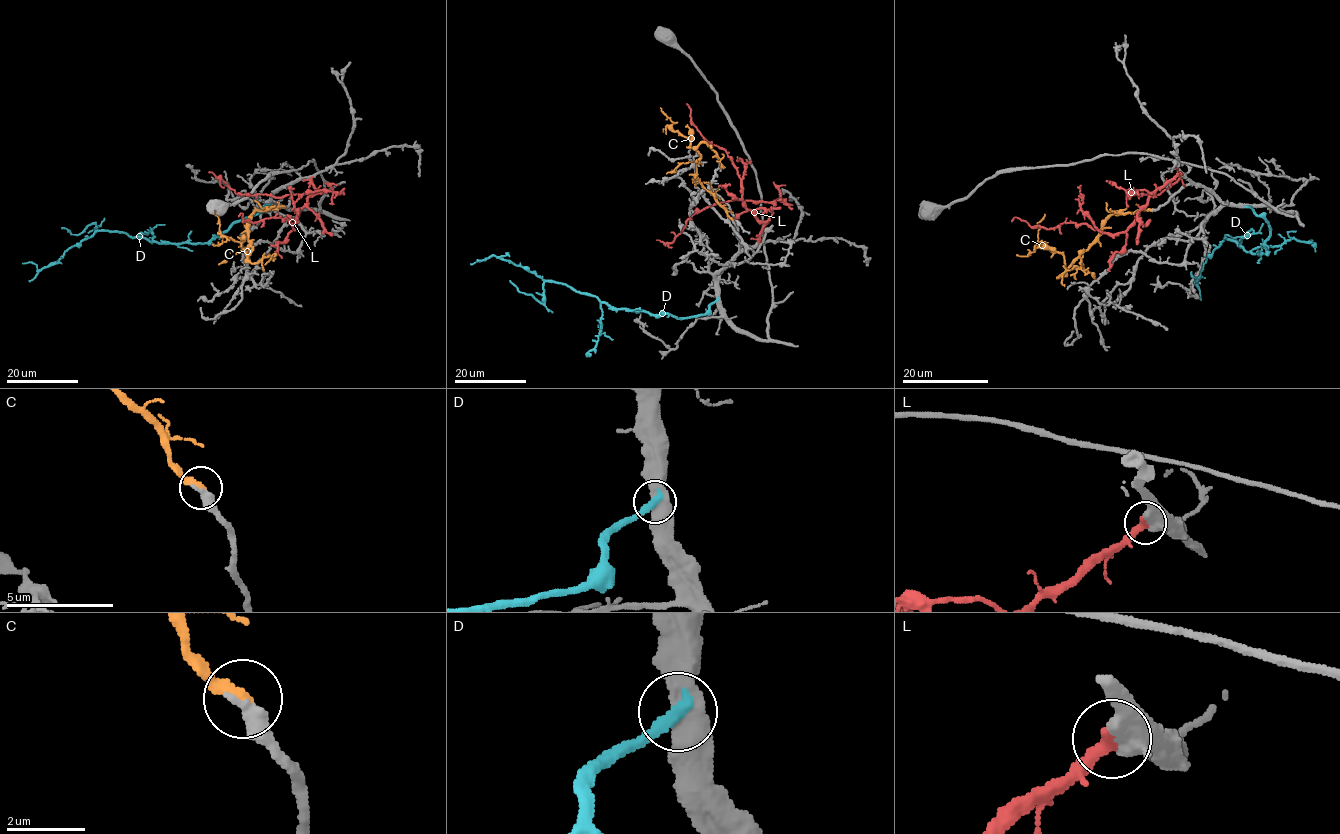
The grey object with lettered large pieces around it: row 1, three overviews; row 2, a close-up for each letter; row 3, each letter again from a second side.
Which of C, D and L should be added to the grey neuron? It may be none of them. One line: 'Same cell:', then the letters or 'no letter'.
Same cell: C, L

